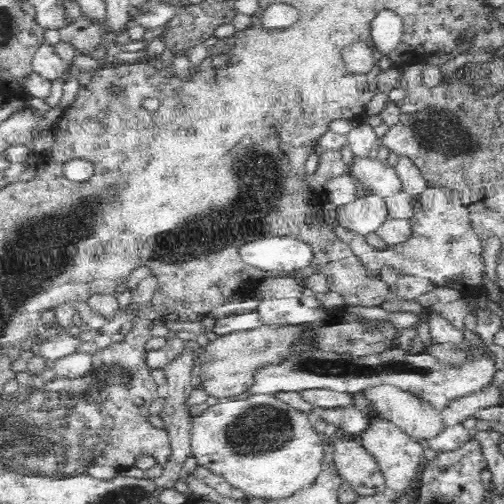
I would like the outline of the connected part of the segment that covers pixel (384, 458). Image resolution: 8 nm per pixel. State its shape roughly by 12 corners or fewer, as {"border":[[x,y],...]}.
{"border":[[370,417],[358,440],[390,495],[408,496],[424,443]]}

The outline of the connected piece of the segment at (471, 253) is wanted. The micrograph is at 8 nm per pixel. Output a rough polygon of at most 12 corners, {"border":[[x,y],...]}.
{"border":[[460,191],[412,197],[412,236],[379,250],[337,225],[375,277],[384,266],[477,294],[485,264]]}

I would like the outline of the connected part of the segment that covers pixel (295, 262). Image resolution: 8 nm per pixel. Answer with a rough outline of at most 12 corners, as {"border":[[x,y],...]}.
{"border":[[290,235],[242,244],[241,259],[262,270],[310,266],[314,248]]}

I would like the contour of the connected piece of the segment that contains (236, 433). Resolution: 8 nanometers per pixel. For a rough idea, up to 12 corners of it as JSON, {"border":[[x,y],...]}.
{"border":[[276,395],[191,418],[198,467],[255,498],[308,488],[322,435]]}

